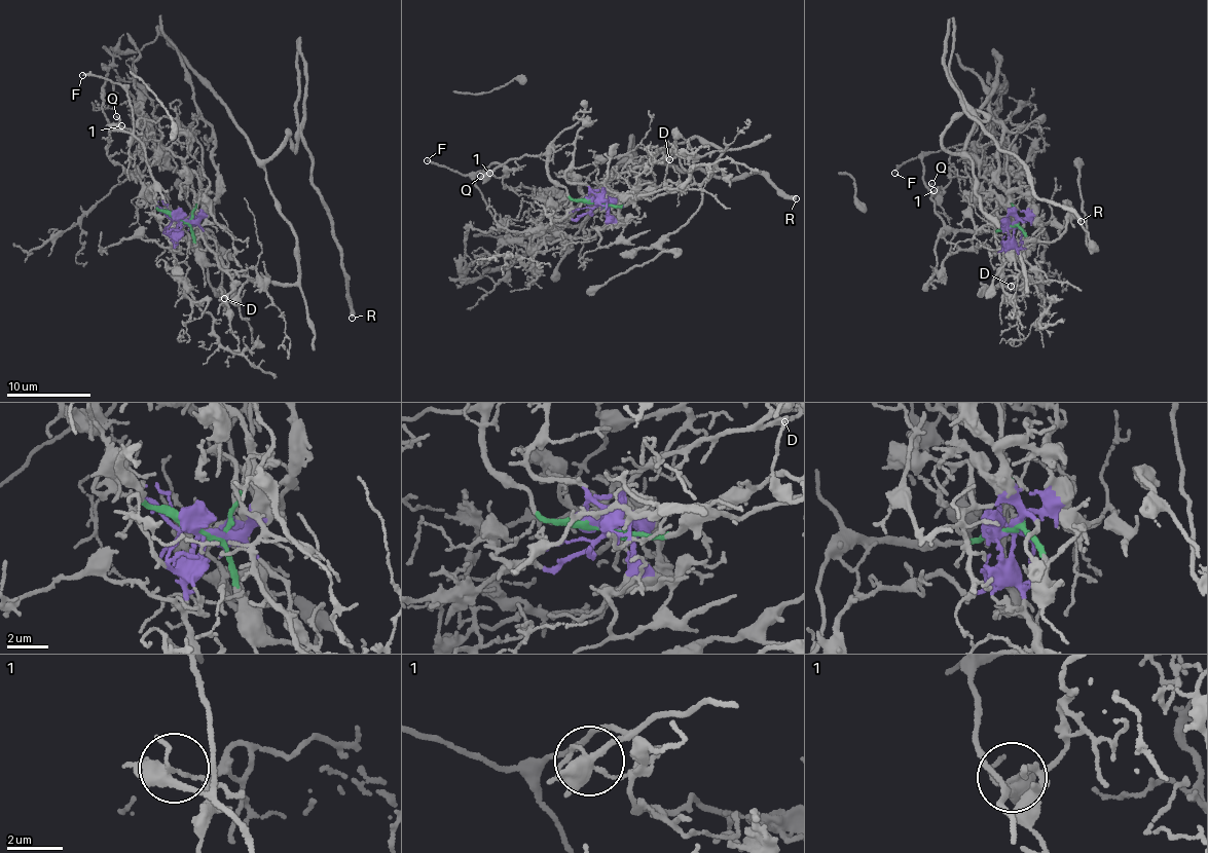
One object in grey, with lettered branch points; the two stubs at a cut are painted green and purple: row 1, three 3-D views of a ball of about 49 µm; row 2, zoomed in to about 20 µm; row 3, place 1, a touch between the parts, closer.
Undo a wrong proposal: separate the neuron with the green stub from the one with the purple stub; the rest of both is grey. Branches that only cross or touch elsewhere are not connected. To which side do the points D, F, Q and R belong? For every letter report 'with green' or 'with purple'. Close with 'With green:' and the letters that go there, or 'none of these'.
D: with purple
F: with green
Q: with purple
R: with green
With green: F, R

